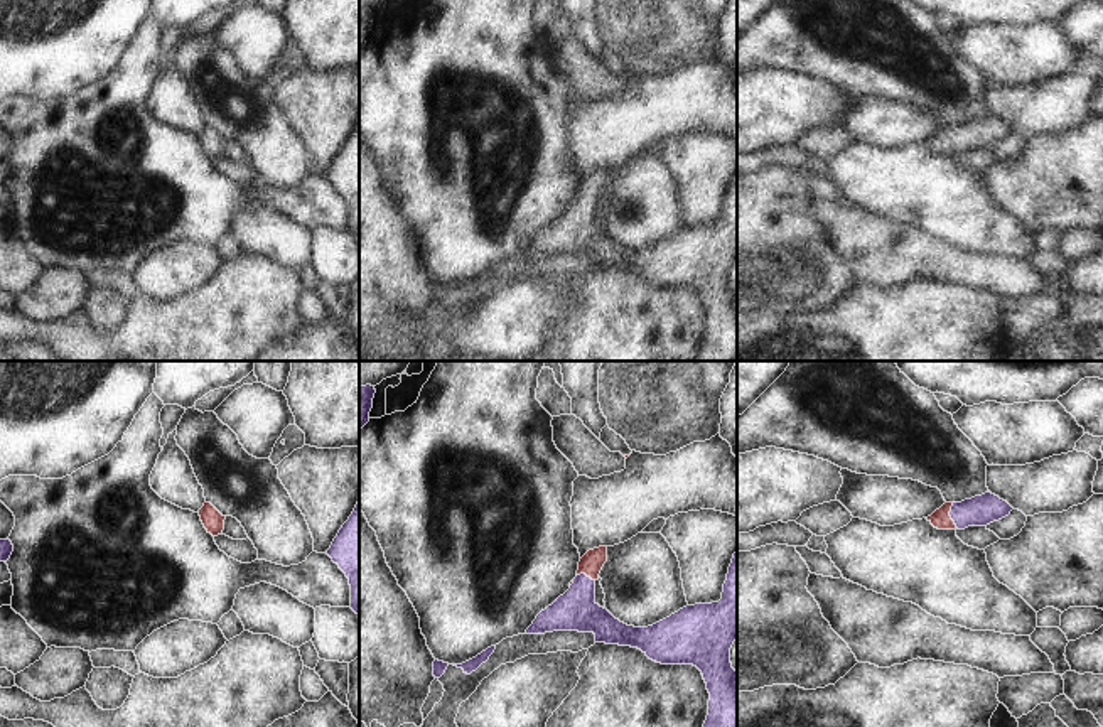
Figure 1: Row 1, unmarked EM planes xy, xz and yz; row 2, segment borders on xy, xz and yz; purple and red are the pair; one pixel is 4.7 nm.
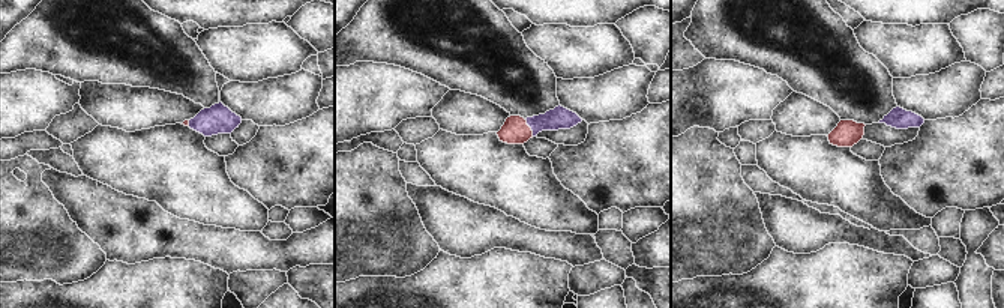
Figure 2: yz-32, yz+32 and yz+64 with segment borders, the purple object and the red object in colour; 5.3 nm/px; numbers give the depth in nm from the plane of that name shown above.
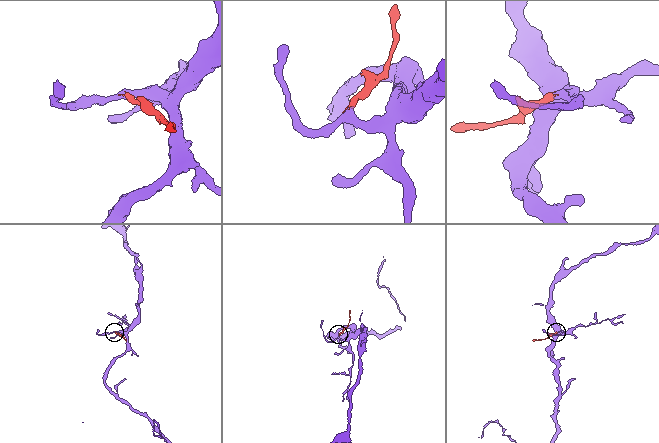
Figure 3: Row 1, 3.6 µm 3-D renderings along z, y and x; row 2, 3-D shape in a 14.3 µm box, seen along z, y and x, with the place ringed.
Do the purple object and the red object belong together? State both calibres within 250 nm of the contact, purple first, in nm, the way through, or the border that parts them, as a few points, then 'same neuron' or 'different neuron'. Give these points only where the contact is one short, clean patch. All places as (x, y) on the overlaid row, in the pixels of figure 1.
calibres 140 and 90 nm; way yz (982, 510), (952, 516), (941, 520); same neuron

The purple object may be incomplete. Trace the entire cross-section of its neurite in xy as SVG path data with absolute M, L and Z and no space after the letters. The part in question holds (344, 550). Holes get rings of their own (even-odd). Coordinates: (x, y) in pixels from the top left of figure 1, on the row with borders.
M359 501L334 538L327 555L346 574L351 585L351 609L359 614Z

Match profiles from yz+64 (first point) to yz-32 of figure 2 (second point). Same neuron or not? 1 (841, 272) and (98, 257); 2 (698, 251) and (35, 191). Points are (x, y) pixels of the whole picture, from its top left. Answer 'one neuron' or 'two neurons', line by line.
1: two neurons
2: one neuron

